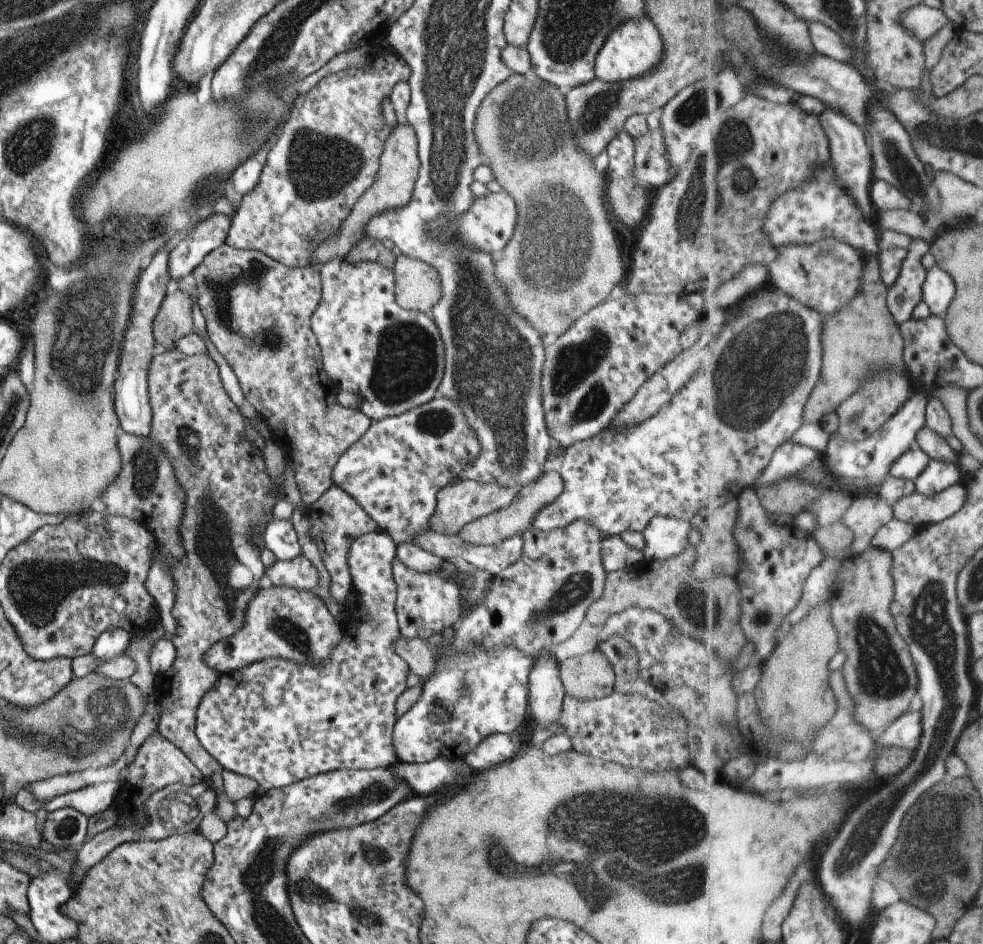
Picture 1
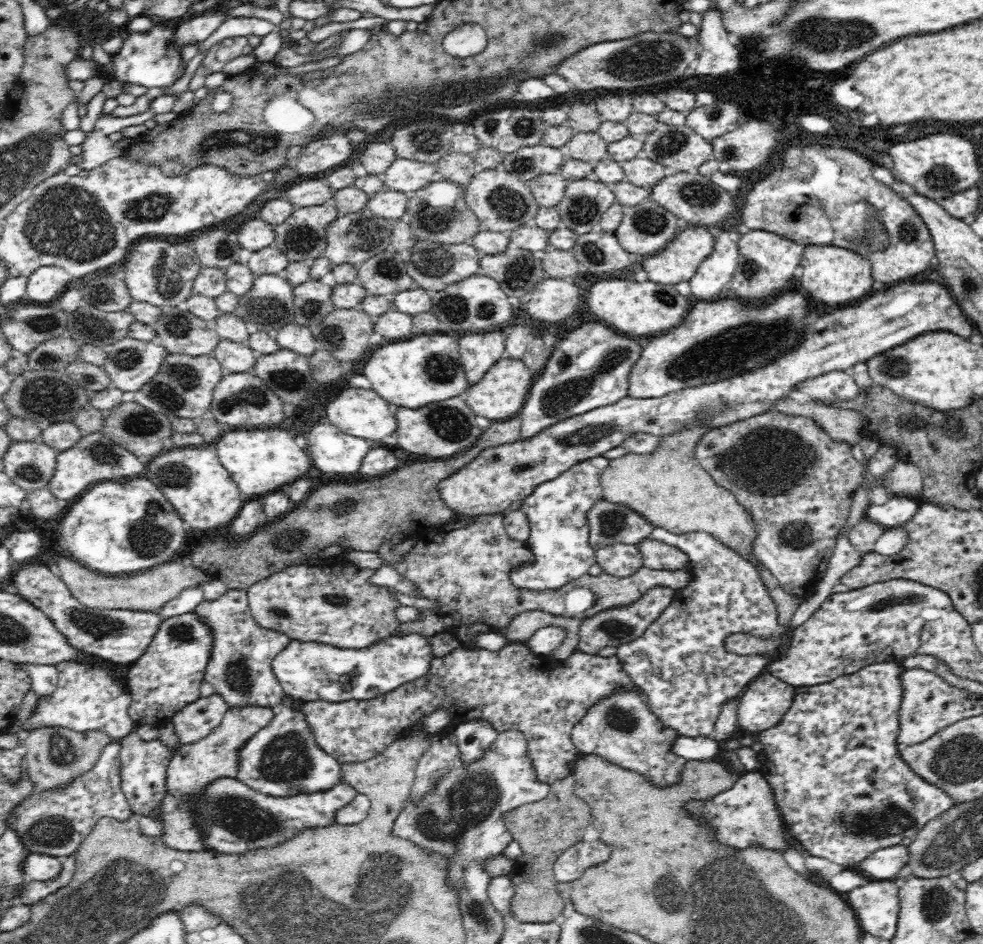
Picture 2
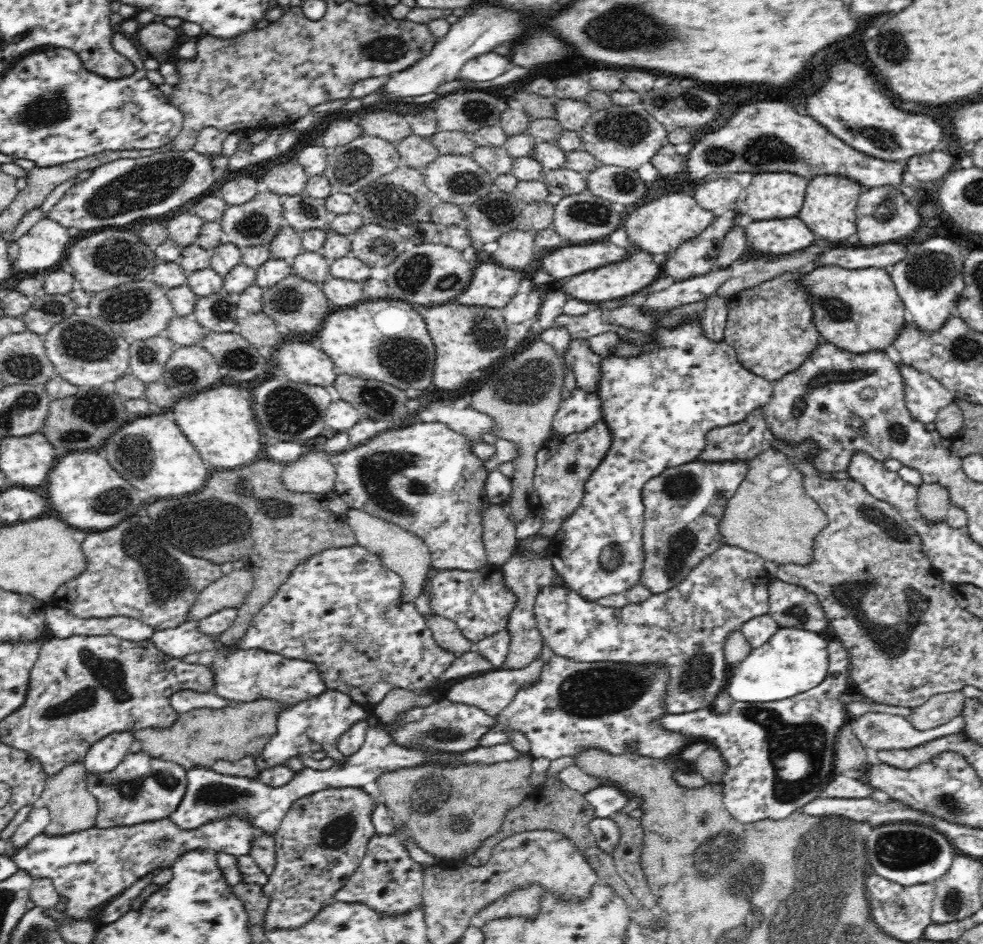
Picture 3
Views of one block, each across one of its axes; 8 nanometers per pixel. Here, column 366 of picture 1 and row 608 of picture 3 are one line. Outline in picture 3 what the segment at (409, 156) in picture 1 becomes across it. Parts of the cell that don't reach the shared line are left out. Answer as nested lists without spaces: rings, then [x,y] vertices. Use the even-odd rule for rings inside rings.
[[[249,568],[223,574],[197,595],[197,600],[188,608],[188,616],[183,622],[202,620],[226,606],[238,607],[248,597],[252,586]]]

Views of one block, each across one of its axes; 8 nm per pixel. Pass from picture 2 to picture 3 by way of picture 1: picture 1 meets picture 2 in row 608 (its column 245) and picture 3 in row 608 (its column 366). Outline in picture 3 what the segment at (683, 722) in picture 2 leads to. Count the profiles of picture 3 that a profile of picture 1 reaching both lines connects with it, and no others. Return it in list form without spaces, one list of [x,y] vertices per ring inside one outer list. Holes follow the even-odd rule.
[[[722,545],[697,564],[683,582],[670,591],[653,594],[641,603],[630,603],[625,607],[608,607],[598,604],[566,586],[546,586],[542,588],[534,603],[534,616],[543,642],[553,650],[553,654],[564,656],[574,662],[626,662],[646,664],[661,662],[669,668],[671,676],[667,686],[665,709],[670,714],[685,712],[708,712],[716,694],[726,686],[727,662],[724,662],[724,640],[734,630],[740,631],[742,624],[756,616],[769,612],[767,585],[772,579],[764,569],[765,560],[758,554],[743,548]]]

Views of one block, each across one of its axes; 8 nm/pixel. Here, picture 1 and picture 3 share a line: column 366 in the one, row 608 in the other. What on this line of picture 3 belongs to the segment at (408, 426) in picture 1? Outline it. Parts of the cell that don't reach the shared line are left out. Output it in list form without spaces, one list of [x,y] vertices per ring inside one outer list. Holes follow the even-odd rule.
[[[487,564],[474,570],[431,567],[422,594],[429,596],[432,613],[455,622],[462,635],[474,644],[506,629],[510,613],[517,607],[516,593],[506,585],[501,565]]]

